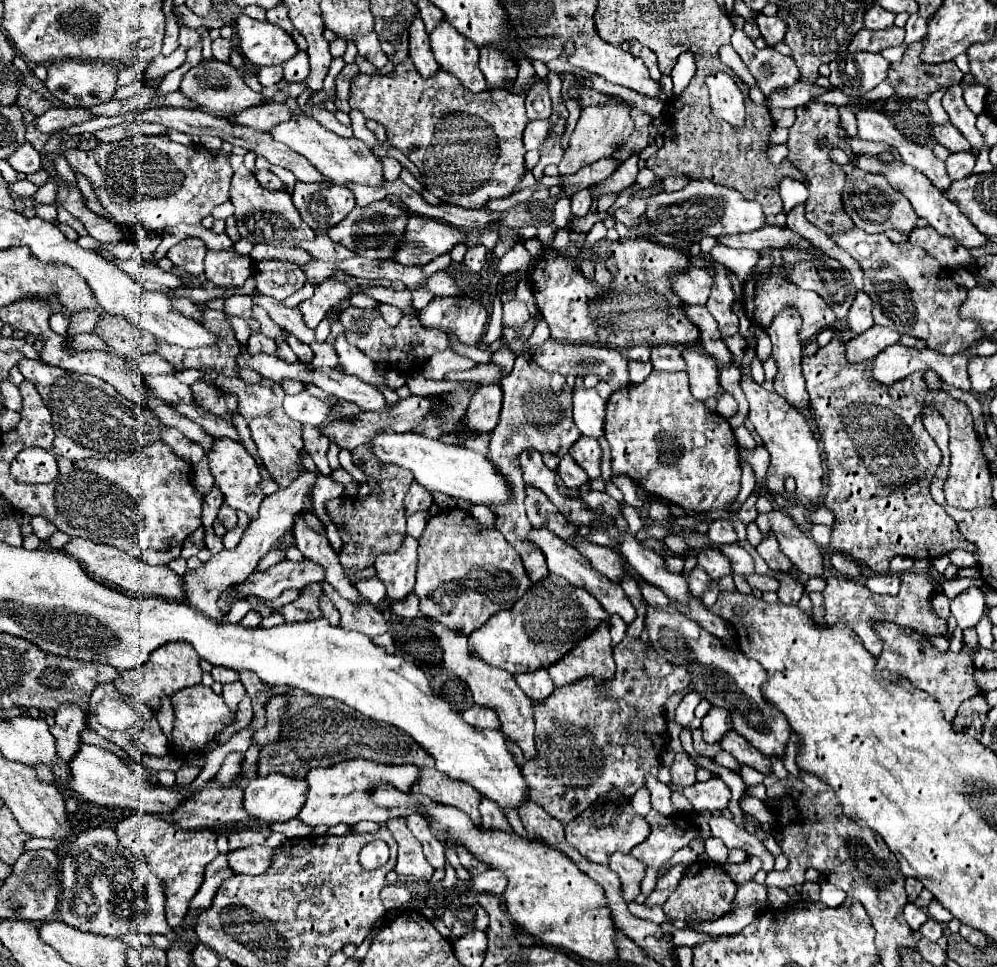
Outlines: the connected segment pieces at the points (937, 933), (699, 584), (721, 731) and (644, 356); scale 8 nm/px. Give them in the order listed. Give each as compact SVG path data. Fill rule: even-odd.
M929 918L929 922L925 922L921 928L919 928L919 932L925 936L925 938L929 938L931 942L937 942L939 938L941 938L941 924L939 922L935 922L935 920L931 920Z
M693 568L691 574L689 574L689 580L687 580L691 594L695 594L697 598L703 596L703 590L707 588L707 582L709 582L709 574L703 572L701 568Z
M713 706L709 710L709 714L703 718L703 740L707 744L715 744L721 742L721 738L733 728L731 724L731 714L727 714L727 710L719 710L717 706Z
M633 346L633 348L629 348L629 352L627 352L627 356L631 358L631 360L637 360L637 362L649 362L649 346Z

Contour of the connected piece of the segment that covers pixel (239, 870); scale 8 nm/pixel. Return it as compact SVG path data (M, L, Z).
M271 834L263 846L249 846L249 848L231 850L227 854L229 868L233 870L233 874L249 874L249 876L257 876L257 874L267 872L267 868L271 866L271 856L283 840L285 840L283 834Z

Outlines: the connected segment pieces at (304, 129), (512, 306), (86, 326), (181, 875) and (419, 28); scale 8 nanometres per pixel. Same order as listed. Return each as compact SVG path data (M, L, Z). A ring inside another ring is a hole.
M297 116L291 118L283 124L273 126L273 130L269 132L277 142L283 142L285 146L289 146L293 152L305 156L315 168L323 170L325 176L329 176L335 184L347 186L349 182L355 184L369 184L369 186L383 186L385 178L379 166L379 158L369 150L369 146L357 138L341 138L333 132L329 132L327 128L323 128L317 120L309 118L309 116Z
M521 300L503 302L503 326L521 326L529 318L531 316L527 312L525 302L521 302Z
M93 310L77 312L77 314L69 316L67 334L69 334L69 336L75 336L75 334L83 334L83 332L93 332L97 320L99 320L99 316L97 316Z
M133 814L117 824L115 834L117 834L119 842L127 850L131 850L135 856L143 854L151 872L163 884L165 898L167 898L167 902L165 902L167 924L169 924L169 928L179 928L185 920L191 898L197 894L197 890L203 882L205 866L219 854L217 852L217 834L207 828L183 830L155 814Z
M419 16L413 20L409 34L411 34L409 36L409 56L415 62L419 74L423 78L433 76L439 70L439 64L433 58L433 52L431 52L431 46L429 46L429 34L425 32L423 20Z

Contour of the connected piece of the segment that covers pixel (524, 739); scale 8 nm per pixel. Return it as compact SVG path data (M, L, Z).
M429 622L429 626L431 626L433 634L439 636L439 644L443 646L443 652L445 652L443 654L443 664L453 674L457 674L461 680L467 682L475 704L493 708L497 712L497 716L499 716L503 734L523 750L523 756L527 760L535 758L537 756L537 748L535 748L533 708L531 708L531 700L523 694L523 690L515 682L515 678L511 674L507 674L505 670L487 666L485 662L479 662L477 658L471 658L471 654L467 652L467 636L465 634L451 634L449 630L443 630L443 626L439 626L439 622Z

